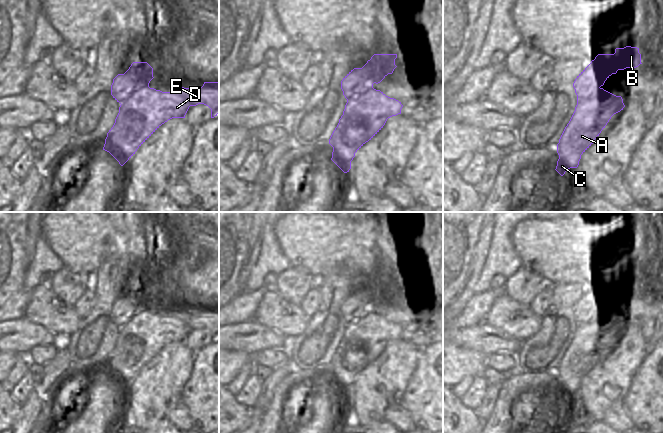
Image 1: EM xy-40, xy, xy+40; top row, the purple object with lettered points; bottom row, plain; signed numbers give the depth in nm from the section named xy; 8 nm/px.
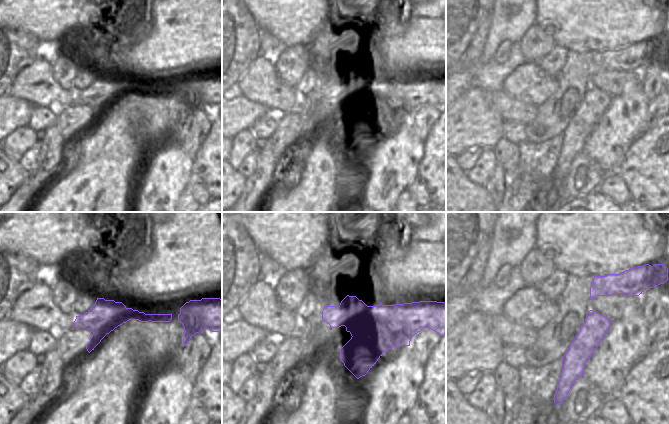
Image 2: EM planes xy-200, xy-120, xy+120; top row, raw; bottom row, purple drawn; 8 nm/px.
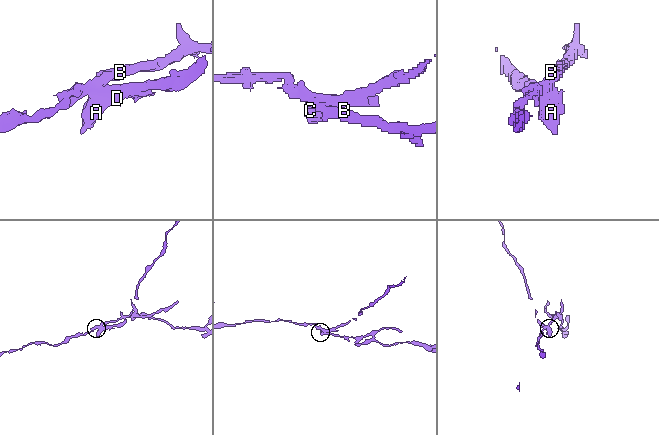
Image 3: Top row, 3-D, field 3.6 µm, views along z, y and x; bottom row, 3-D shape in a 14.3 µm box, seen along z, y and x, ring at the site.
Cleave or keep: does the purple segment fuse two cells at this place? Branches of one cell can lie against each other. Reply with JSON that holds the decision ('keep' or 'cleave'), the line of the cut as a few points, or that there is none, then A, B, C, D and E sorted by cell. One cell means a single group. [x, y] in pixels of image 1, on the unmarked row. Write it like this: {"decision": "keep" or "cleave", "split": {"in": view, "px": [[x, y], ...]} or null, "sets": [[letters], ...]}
{"decision": "cleave", "split": {"in": "xy-40", "px": [[148, 309], [140, 309], [121, 328]]}, "sets": [["A", "C", "D", "E"], ["B"]]}

